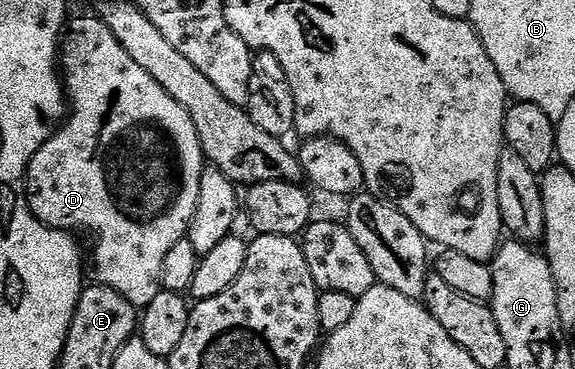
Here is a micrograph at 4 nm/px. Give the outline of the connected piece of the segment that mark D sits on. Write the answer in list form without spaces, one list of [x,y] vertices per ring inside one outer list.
[[[72,17],[61,39],[61,77],[69,113],[59,129],[55,131],[54,136],[35,153],[29,164],[27,203],[33,216],[37,216],[37,220],[41,220],[41,224],[54,230],[68,232],[80,230],[81,233],[88,234],[91,237],[89,270],[90,273],[91,270],[95,273],[94,281],[98,285],[108,286],[121,292],[121,296],[125,296],[125,300],[132,302],[136,308],[142,308],[151,303],[153,296],[159,294],[161,266],[165,264],[165,256],[169,256],[173,244],[186,239],[187,230],[191,227],[193,220],[193,212],[197,212],[197,192],[201,192],[201,176],[205,169],[201,136],[197,136],[197,124],[193,124],[193,116],[189,116],[189,112],[185,112],[185,108],[180,102],[173,100],[173,96],[169,96],[169,92],[165,92],[165,88],[161,88],[161,84],[157,84],[157,80],[153,80],[153,76],[149,76],[149,72],[145,72],[145,68],[141,68],[141,64],[137,64],[137,60],[133,60],[133,56],[129,56],[129,52],[125,52],[125,48],[121,48],[121,44],[117,44],[117,36],[113,36],[113,32],[109,32],[109,28],[104,22],[99,21],[98,17],[90,17]]]

